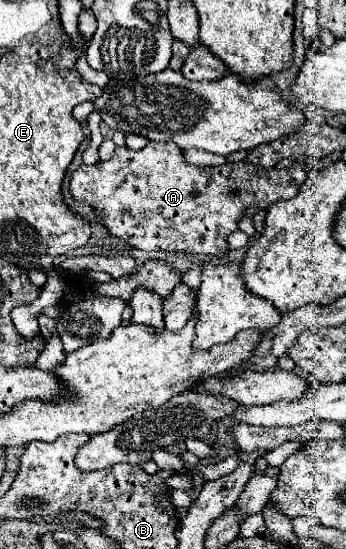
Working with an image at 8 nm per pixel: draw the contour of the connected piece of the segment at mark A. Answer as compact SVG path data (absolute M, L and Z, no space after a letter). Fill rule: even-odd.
M150 141L144 149L140 151L130 151L130 149L124 149L124 147L118 147L114 151L114 157L110 161L100 161L96 165L82 165L78 167L74 173L72 173L72 181L70 181L70 189L72 189L72 195L76 199L84 199L88 205L92 207L98 207L104 211L104 227L110 231L110 235L118 237L120 241L124 241L126 245L130 247L136 247L136 249L142 249L142 251L170 251L170 253L186 253L186 255L212 255L212 257L222 257L226 251L228 251L228 243L226 243L226 237L238 229L238 221L240 217L244 215L244 211L248 207L270 207L272 203L276 201L282 201L282 199L290 199L290 197L296 197L298 191L300 191L300 185L306 181L306 167L305 164L295 163L291 167L286 169L262 169L262 167L256 167L248 161L238 161L238 163L224 163L224 165L218 165L218 167L194 167L190 163L186 163L182 151L178 149L178 145L174 145L172 141Z

